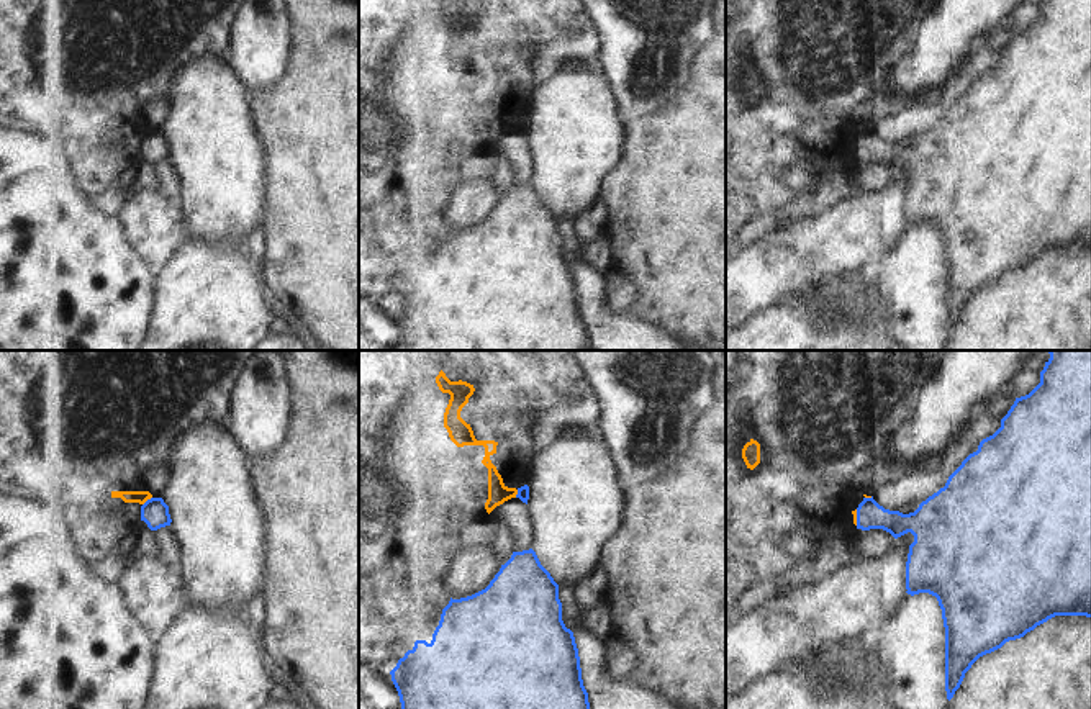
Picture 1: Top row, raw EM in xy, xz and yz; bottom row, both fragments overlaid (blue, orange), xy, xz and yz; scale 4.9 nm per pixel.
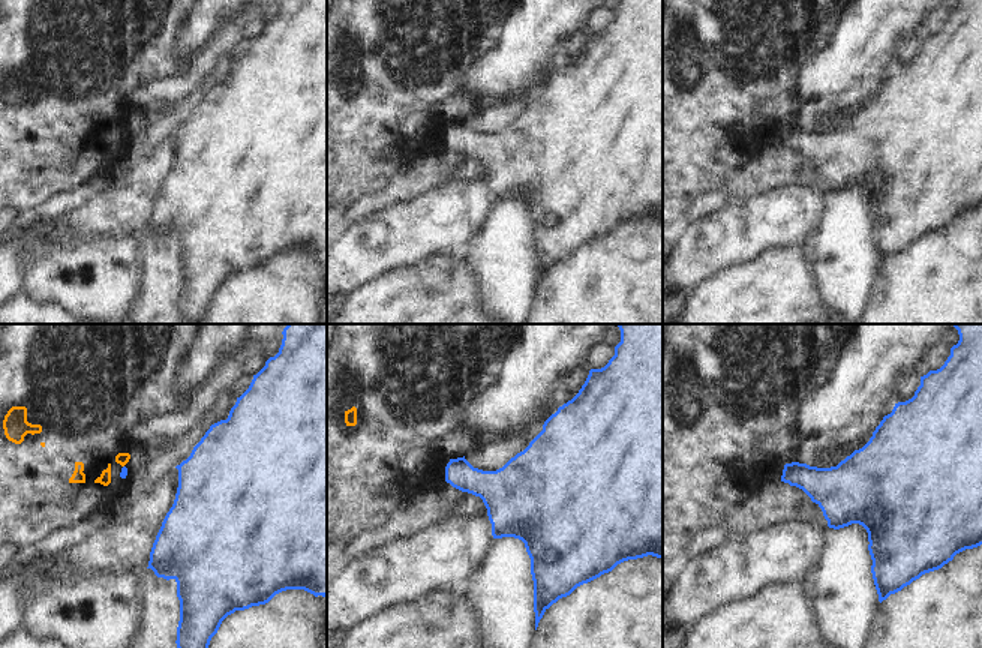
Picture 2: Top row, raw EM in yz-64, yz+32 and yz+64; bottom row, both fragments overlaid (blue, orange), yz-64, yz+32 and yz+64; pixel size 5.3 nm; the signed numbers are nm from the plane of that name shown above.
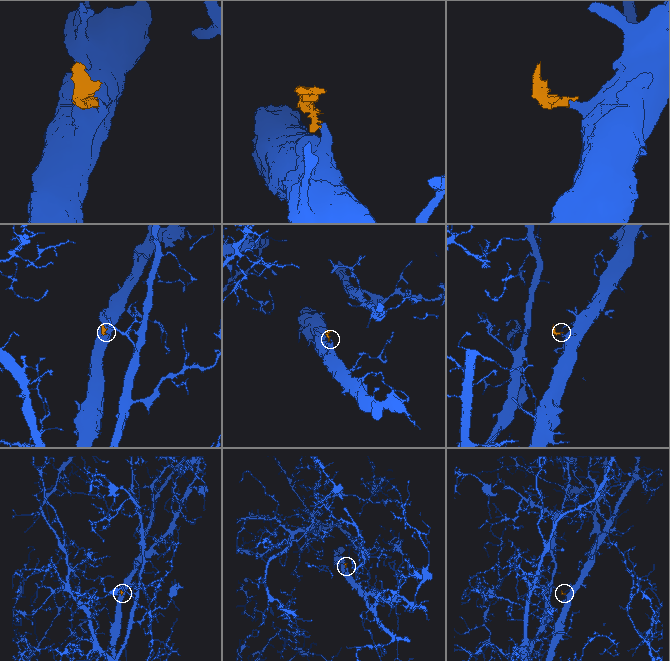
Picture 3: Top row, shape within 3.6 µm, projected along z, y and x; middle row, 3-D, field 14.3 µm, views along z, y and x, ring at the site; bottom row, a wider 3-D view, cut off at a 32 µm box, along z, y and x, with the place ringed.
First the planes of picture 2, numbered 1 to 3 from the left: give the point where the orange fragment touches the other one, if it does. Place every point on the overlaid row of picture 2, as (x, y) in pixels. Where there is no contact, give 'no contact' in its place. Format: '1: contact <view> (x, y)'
1: no contact
2: no contact
3: no contact

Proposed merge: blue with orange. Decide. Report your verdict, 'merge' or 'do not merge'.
do not merge

